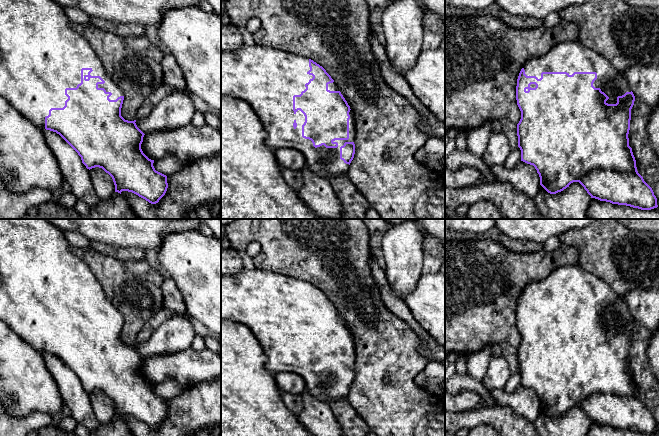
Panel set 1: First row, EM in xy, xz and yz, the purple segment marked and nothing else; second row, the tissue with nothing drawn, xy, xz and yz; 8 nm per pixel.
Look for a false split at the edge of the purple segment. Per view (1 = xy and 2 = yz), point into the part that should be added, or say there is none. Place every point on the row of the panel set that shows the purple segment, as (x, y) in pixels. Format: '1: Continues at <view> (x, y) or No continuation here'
1: Continues at xy (41, 55)
2: Continues at yz (571, 56)

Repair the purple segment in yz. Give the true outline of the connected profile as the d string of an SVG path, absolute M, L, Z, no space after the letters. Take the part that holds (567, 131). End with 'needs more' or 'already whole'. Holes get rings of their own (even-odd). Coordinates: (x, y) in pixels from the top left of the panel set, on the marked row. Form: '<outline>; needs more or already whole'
M566 41L556 44L544 56L527 60L521 69L516 86L517 105L521 111L521 119L517 124L518 147L521 150L521 161L533 165L540 177L540 185L550 194L563 191L573 182L579 182L591 198L612 204L626 205L641 210L657 208L657 198L652 188L644 181L638 173L636 160L629 146L629 130L631 120L631 109L634 105L635 96L623 76L616 71L611 63L603 56L582 45L578 41Z; needs more

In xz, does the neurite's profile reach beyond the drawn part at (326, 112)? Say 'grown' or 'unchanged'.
grown

